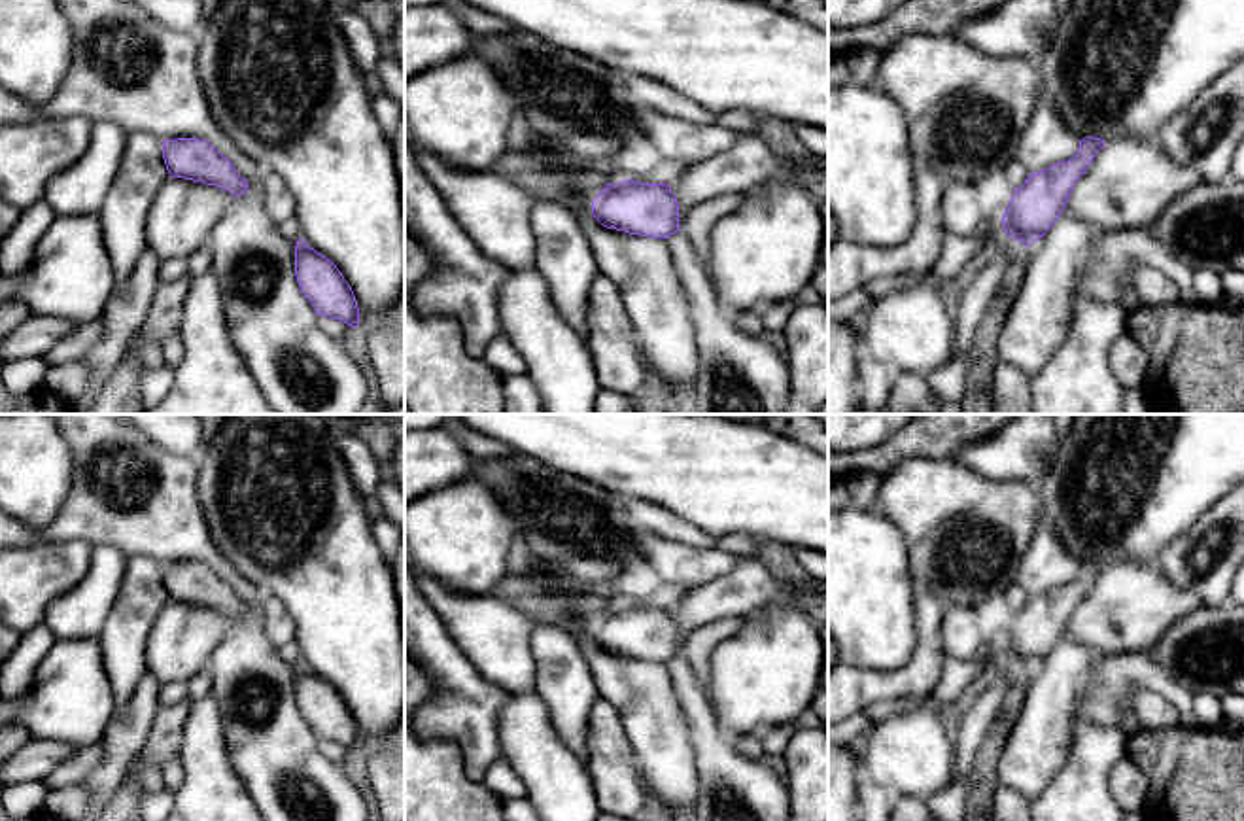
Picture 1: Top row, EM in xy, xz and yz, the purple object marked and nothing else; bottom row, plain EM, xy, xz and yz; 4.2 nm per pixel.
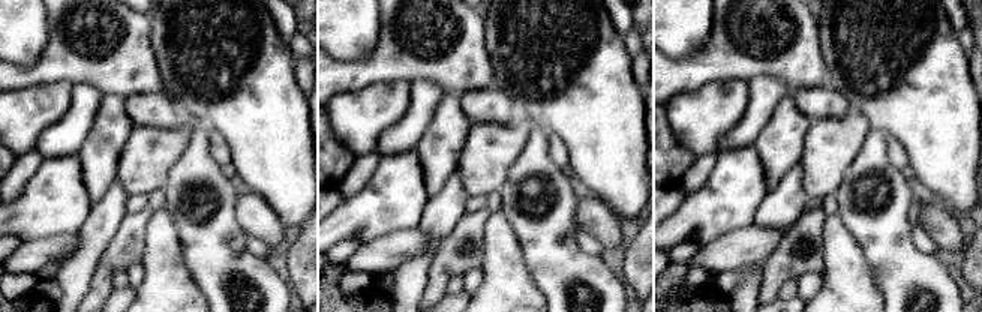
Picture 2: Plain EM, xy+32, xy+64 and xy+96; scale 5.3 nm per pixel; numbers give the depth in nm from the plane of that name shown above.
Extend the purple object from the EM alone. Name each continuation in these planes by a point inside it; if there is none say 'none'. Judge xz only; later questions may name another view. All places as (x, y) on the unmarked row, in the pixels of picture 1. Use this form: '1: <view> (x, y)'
1: xz (651, 714)

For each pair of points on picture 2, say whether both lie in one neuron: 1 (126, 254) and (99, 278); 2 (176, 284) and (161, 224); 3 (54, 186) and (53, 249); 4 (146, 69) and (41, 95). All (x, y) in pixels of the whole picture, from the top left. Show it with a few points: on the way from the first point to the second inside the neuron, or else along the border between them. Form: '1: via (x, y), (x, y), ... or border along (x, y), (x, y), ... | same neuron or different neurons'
1: via (120, 257), (105, 272) | same neuron
2: via (164, 269), (161, 239) | same neuron
3: border along (78, 233), (21, 242) | different neurons
4: border along (35, 84), (59, 81), (72, 84) | different neurons

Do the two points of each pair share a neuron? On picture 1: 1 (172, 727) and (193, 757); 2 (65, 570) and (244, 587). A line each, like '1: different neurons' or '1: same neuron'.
1: different neurons
2: different neurons

